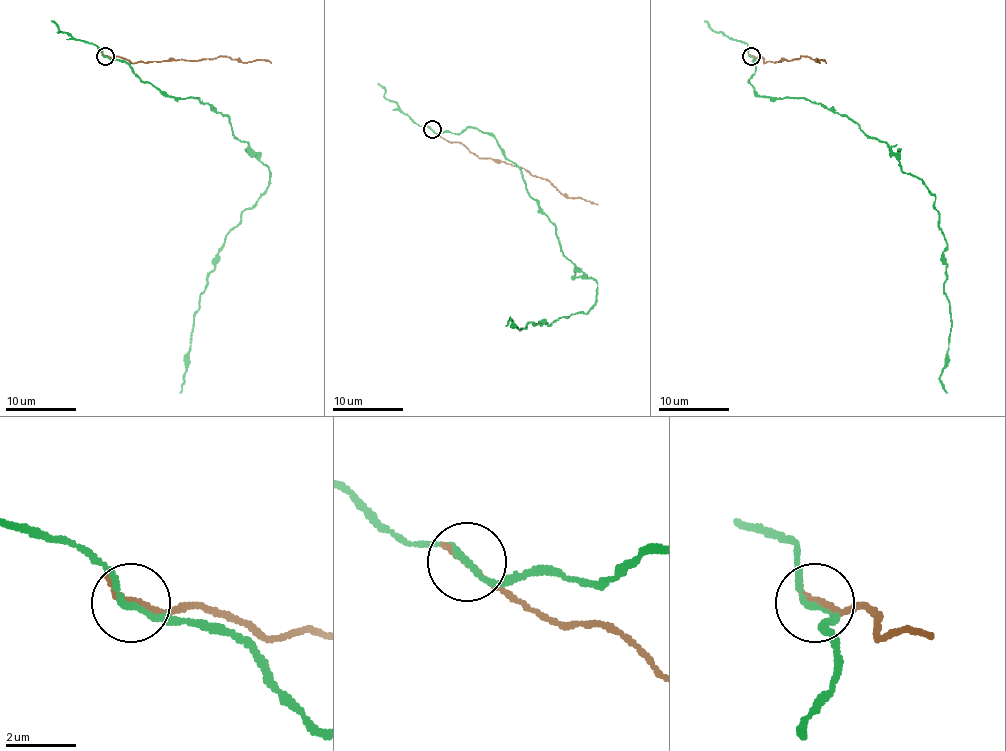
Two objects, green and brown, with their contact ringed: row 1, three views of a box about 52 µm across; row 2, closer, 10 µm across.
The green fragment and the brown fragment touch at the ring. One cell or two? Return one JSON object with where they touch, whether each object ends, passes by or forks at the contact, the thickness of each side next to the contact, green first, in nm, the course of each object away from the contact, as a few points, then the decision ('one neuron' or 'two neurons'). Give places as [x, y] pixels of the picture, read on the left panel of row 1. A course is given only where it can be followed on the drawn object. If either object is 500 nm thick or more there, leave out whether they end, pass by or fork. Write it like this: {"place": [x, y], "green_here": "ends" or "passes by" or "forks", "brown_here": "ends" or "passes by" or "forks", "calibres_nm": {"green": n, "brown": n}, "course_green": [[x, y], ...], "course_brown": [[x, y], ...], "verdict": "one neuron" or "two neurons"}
{"place": [105, 56], "green_here": "passes by", "brown_here": "ends", "calibres_nm": {"green": 170, "brown": 200}, "course_green": [[105, 55], [168, 96], [196, 98], [226, 115], [270, 172], [200, 295], [179, 392]], "course_brown": [[105, 55], [136, 62], [221, 57], [232, 57], [242, 62], [270, 62]], "verdict": "two neurons"}

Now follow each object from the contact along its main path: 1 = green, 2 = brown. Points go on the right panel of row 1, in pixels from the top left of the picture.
1: (751, 55), (750, 84), (760, 96), (802, 98), (847, 115), (935, 196), (947, 244), (947, 392)
2: (751, 55), (762, 57), (765, 62), (801, 57), (825, 62)

